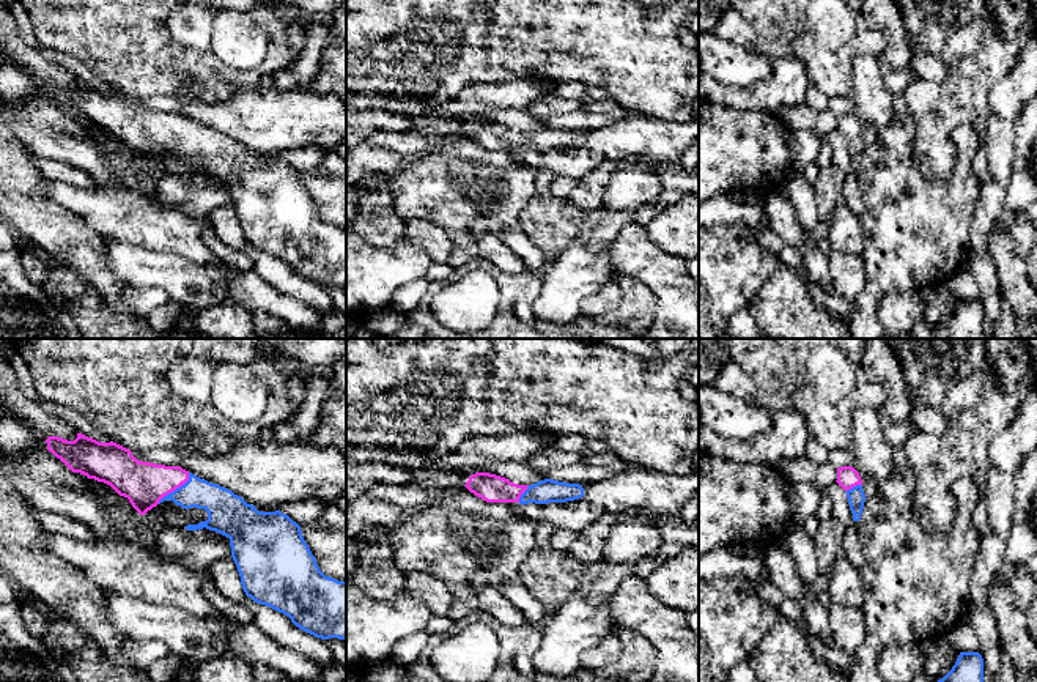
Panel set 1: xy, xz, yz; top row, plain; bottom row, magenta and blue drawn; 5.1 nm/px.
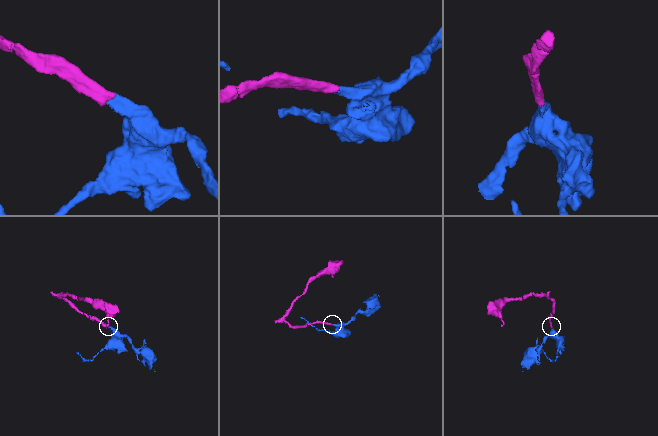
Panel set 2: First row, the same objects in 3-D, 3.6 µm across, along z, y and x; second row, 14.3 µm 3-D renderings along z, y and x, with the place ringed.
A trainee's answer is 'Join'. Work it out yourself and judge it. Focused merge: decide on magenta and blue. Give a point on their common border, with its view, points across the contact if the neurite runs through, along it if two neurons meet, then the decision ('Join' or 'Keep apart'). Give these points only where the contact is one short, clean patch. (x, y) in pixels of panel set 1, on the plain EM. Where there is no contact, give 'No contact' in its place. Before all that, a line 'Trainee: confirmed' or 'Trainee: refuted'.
Trainee: confirmed
Touches magenta at xy (175, 136). Path across: xy (143, 131), (175, 136), (211, 144), (221, 151). Join

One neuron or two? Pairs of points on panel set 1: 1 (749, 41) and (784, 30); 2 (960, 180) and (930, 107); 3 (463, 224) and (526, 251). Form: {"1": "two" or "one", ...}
{"1": "two", "2": "two", "3": "one"}

